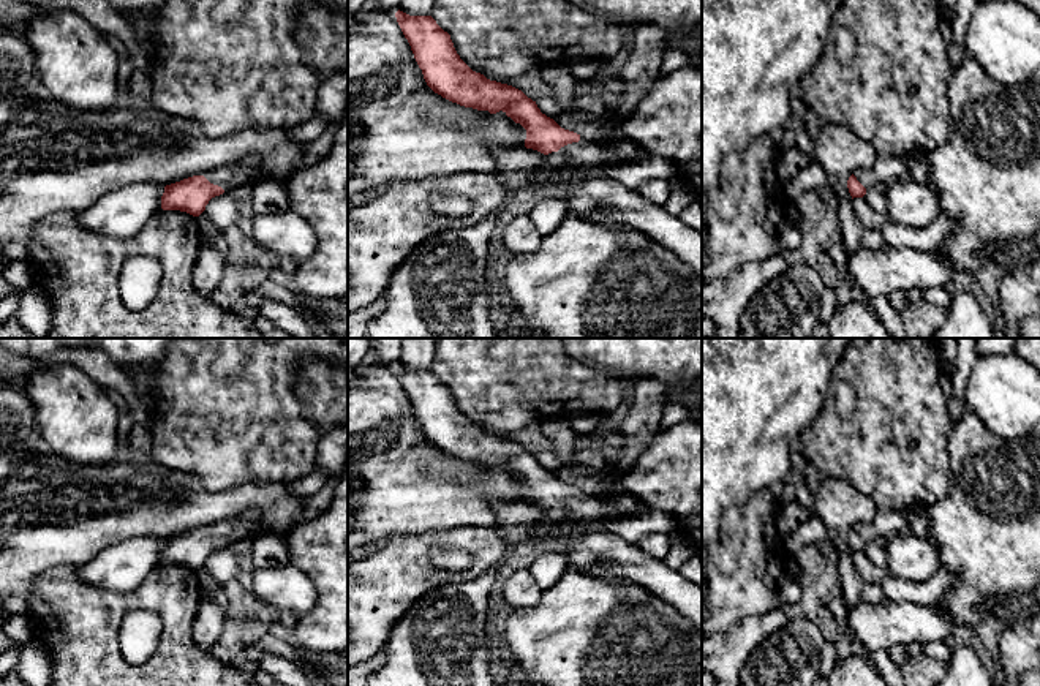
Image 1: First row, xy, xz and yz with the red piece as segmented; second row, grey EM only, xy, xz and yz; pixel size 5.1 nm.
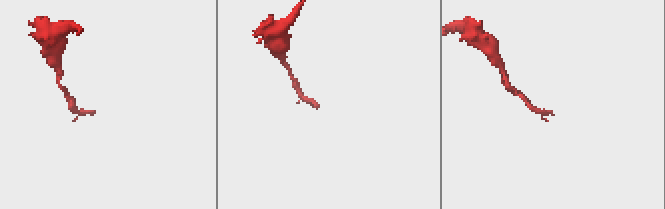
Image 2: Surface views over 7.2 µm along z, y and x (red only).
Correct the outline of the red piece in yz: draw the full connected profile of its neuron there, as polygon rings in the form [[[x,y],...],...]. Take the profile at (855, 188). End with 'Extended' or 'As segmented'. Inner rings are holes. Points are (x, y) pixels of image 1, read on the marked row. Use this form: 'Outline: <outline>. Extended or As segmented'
Outline: [[[877,156],[871,168],[858,169],[849,177],[847,188],[852,199],[863,198],[872,185],[887,187],[907,175],[910,174],[904,156]]]. Extended

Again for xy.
Outline: [[[250,155],[236,164],[215,168],[202,175],[166,185],[161,209],[199,217],[212,198],[245,183],[256,183],[261,179],[264,179],[264,161]]]. Extended

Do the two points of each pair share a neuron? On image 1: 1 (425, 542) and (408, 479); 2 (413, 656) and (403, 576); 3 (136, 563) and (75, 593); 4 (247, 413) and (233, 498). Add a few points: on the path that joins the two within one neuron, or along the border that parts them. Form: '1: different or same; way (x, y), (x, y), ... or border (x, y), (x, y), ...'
1: different; border (460, 527), (451, 531), (394, 535), (391, 538)
2: different; border (438, 587), (416, 599), (392, 626), (386, 639)
3: different; border (73, 566), (87, 582), (113, 591), (130, 593)
4: different; border (198, 478), (209, 490), (271, 482)

